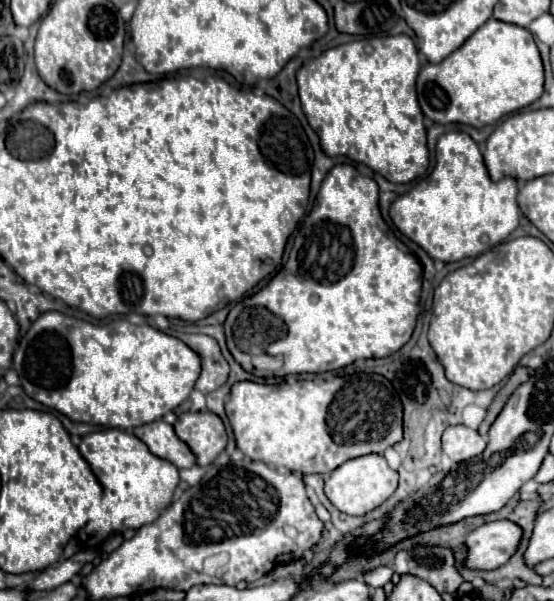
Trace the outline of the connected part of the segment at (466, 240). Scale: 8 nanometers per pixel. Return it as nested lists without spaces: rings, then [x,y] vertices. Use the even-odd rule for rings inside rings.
[[[450,130],[438,138],[436,144],[436,166],[434,170],[420,180],[410,192],[398,196],[390,206],[390,216],[394,226],[420,244],[434,260],[442,262],[458,262],[464,258],[476,258],[482,252],[488,252],[496,244],[500,244],[504,238],[508,238],[510,232],[516,230],[520,222],[520,212],[516,204],[518,194],[518,182],[512,176],[502,178],[500,182],[492,182],[488,168],[484,164],[482,152],[478,144],[464,132]]]

